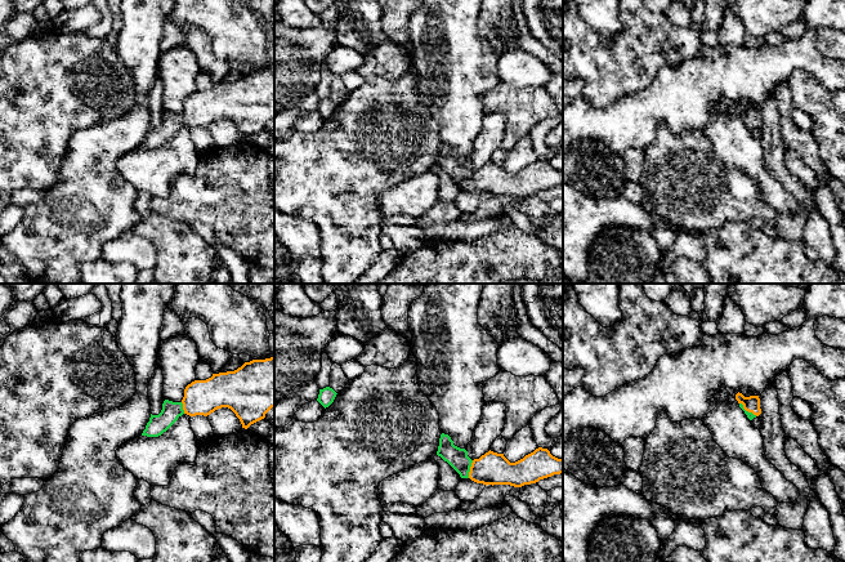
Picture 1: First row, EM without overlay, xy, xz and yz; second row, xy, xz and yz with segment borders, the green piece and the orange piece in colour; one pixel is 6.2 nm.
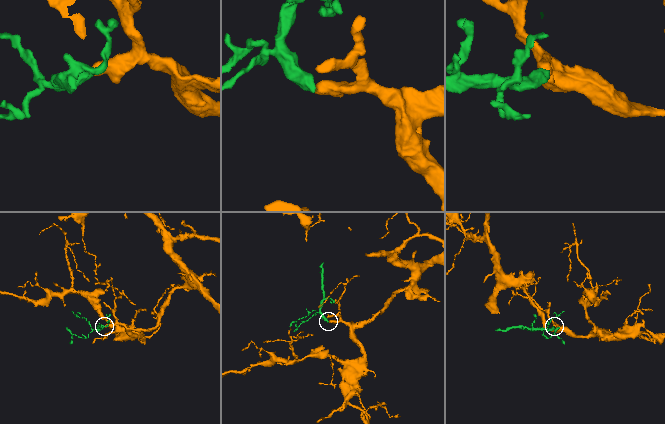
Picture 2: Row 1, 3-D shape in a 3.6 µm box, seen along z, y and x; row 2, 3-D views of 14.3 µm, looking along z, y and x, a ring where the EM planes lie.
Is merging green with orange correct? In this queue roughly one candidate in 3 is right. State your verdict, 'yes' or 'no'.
yes

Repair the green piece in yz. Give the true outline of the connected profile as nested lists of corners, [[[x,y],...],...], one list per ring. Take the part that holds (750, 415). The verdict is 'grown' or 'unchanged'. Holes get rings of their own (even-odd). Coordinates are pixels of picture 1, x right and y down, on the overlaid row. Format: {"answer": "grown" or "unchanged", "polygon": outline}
{"answer": "grown", "polygon": [[[738,392],[736,394],[736,400],[750,420],[761,414],[759,396],[745,397],[742,393]]]}

